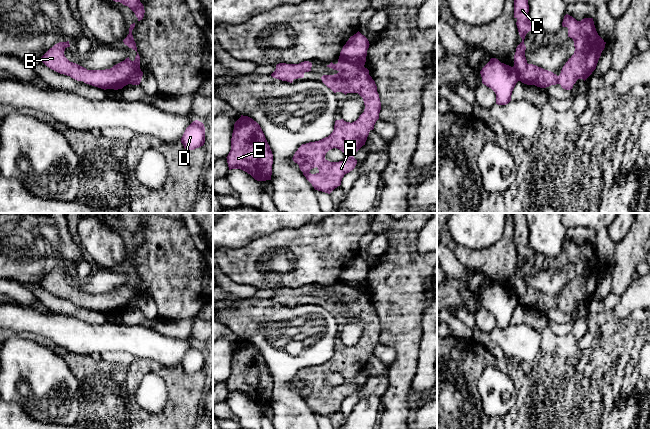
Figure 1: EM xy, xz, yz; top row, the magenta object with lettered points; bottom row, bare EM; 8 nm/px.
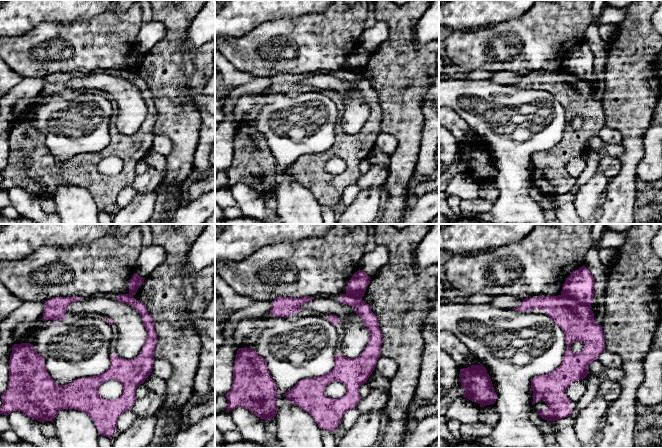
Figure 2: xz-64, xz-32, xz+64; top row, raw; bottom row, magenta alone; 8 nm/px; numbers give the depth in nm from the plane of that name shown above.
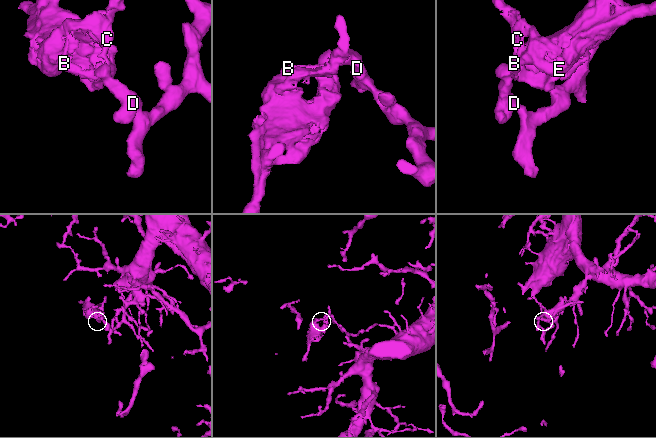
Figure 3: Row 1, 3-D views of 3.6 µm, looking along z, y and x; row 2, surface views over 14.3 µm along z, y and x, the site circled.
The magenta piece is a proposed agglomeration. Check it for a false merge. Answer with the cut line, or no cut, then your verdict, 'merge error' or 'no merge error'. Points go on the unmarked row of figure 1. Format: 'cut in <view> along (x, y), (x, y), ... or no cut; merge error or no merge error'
cut in xz along (339, 282), (363, 291); merge error

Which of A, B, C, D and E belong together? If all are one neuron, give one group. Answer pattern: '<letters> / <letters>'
A B C E / D

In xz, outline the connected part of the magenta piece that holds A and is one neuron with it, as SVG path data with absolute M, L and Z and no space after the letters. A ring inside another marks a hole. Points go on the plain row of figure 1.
M338 283L337 288L331 286L327 291L338 297L323 299L322 306L334 317L358 317L364 325L364 336L352 347L336 344L334 354L328 361L302 368L292 383L315 414L330 418L341 409L344 399L355 392L357 384L354 379L365 369L369 356L374 353L381 326L375 305L367 292L342 283ZM333 372L341 374L347 382L339 386L326 384L326 377Z

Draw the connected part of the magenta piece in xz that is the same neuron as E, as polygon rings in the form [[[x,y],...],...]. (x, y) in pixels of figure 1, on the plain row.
[[[243,340],[235,346],[231,362],[231,374],[227,387],[229,394],[241,393],[257,405],[271,404],[273,378],[260,349],[248,340]]]

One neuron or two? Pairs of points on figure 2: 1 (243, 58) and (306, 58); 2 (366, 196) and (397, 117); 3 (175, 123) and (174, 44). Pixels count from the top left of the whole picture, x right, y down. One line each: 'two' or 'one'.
1: one
2: two
3: one

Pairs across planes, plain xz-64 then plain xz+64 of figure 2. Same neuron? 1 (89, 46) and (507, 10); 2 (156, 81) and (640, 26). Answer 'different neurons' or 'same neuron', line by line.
1: different neurons
2: same neuron

